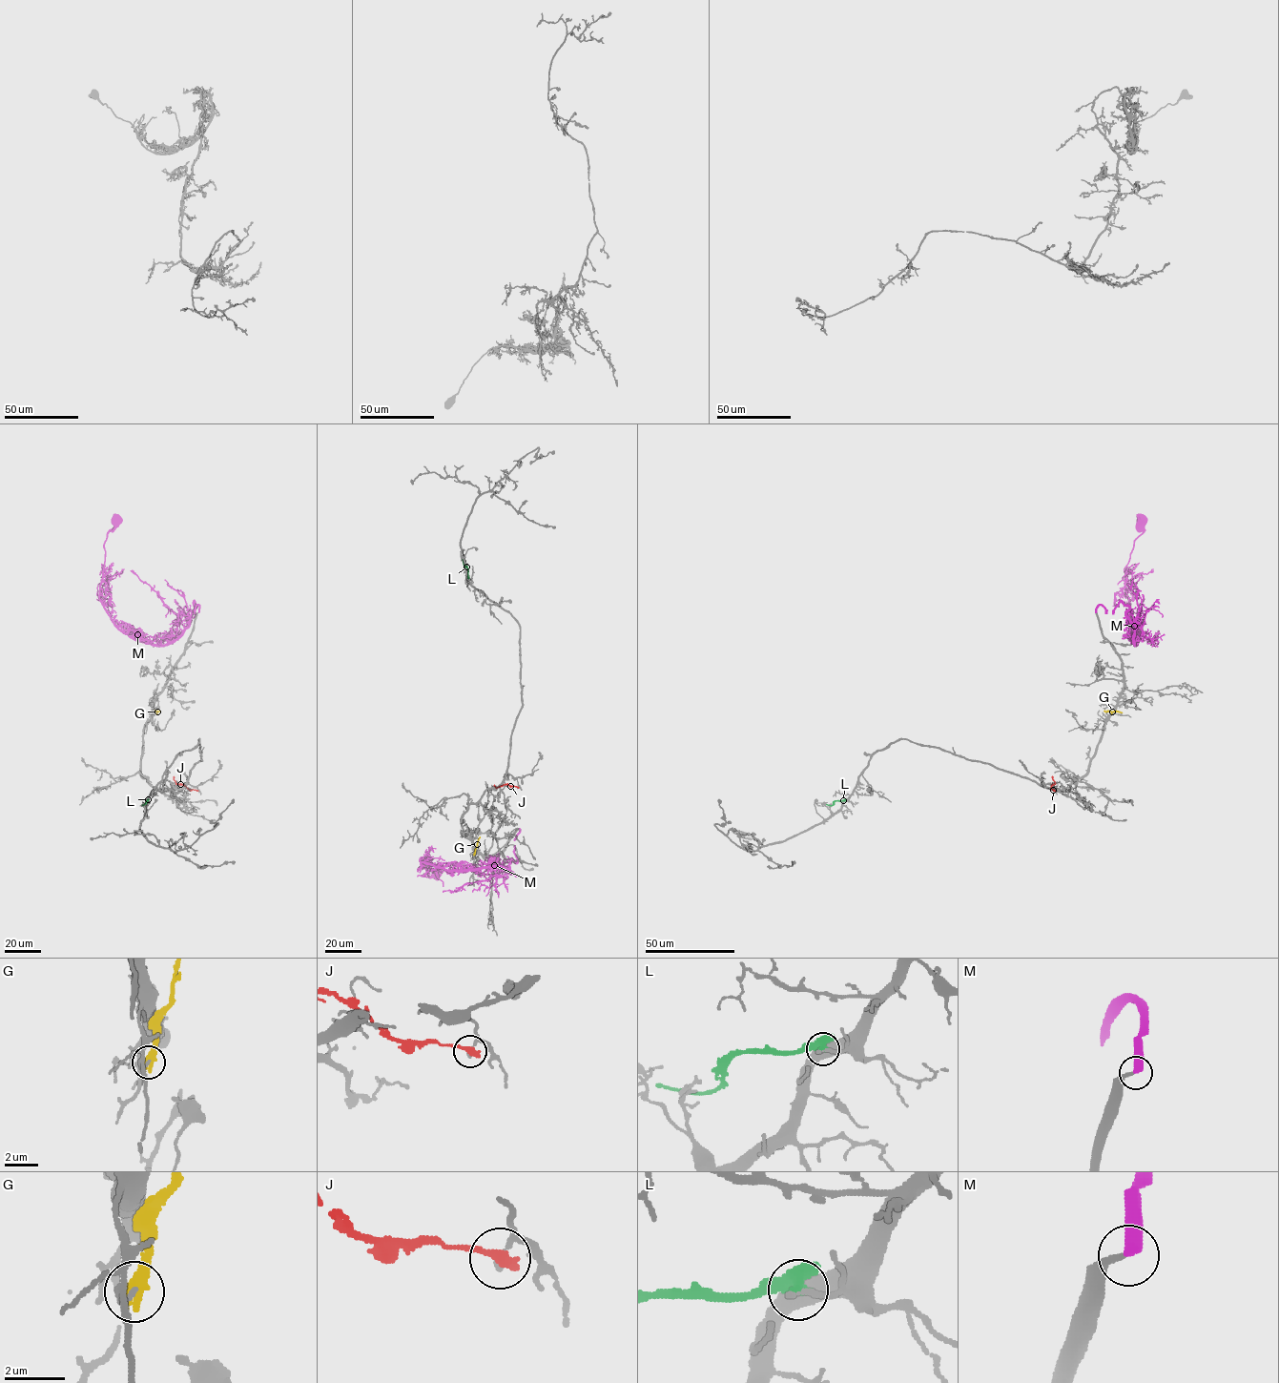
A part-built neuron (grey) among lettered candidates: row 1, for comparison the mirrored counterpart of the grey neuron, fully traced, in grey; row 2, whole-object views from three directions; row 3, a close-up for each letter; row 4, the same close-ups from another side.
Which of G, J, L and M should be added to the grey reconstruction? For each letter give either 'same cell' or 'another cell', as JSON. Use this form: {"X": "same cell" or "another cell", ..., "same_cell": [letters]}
{"G": "another cell", "J": "another cell", "L": "another cell", "M": "same cell", "same_cell": ["M"]}

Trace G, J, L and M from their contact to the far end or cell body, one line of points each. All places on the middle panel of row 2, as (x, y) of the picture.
G: (474, 854), (480, 836)
J: (517, 787), (505, 784), (496, 787), (494, 785)
L: (468, 577), (463, 559)
M: (519, 829), (517, 861), (511, 859), (508, 868), (447, 870), (420, 860), (429, 876), (439, 870)

